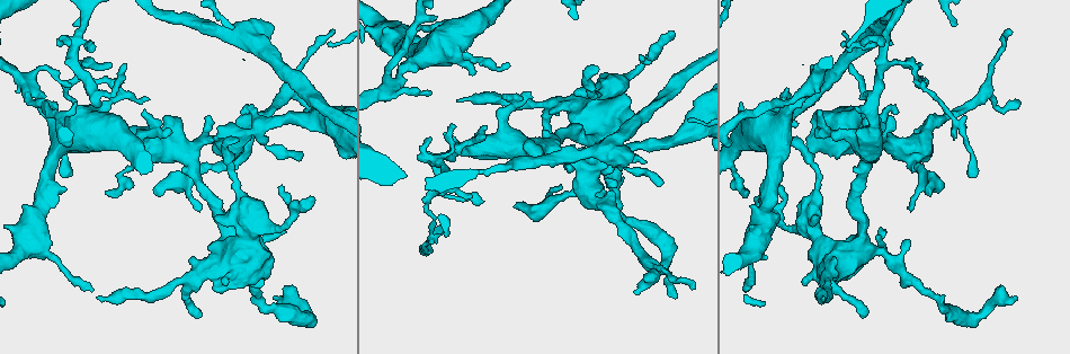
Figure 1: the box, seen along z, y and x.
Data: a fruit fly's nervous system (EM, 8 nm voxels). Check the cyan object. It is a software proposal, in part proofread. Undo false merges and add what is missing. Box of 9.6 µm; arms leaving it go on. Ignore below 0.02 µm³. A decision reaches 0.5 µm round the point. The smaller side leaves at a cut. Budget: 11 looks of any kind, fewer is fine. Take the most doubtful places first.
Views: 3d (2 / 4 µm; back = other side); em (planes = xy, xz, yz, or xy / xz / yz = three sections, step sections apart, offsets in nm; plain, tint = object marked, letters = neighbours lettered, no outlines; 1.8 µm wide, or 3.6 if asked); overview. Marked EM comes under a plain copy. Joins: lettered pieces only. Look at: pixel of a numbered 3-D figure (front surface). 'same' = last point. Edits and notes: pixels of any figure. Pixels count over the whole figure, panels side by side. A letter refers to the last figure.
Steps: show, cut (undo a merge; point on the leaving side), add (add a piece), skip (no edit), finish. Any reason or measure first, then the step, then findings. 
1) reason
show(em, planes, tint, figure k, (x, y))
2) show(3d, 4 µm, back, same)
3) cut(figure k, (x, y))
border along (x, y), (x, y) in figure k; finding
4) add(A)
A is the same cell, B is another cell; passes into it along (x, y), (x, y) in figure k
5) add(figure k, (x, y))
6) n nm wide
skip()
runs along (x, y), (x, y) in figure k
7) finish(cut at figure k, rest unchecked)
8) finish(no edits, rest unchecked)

two arms in line, one across
show(em, planes, letters, figure 1, (402, 63))

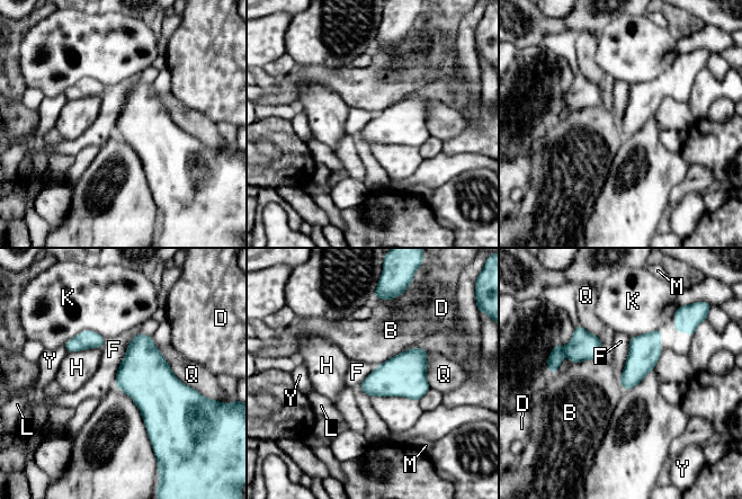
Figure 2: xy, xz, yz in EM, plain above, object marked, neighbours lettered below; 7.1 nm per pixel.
skip()
B, D, F, H, K, L, M, Q and Y are other cells; border along (140, 332), (126, 349), (114, 385) in figure 2; all the same neuron

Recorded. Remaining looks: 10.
thick turns thin
show(em, planes, letters, figure 1, (913, 142))

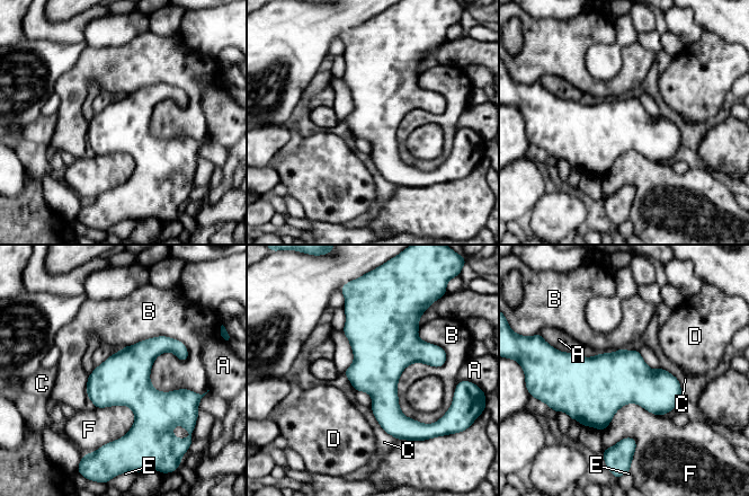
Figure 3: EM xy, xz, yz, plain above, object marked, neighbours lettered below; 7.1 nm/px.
skip()
A, B, C, D, E and F are other cells; border along (123, 346), (196, 393) in figure 3; all the same neuron

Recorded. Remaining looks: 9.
free end
show(em, xz, step 8, letters, figure 1, (634, 291))

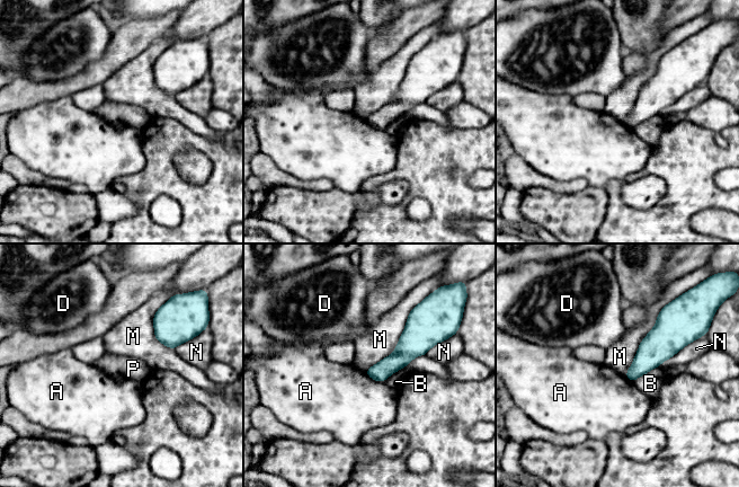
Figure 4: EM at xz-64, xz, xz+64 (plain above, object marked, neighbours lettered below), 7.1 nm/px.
skip()
A, B, D, M, N and P are other cells; border along (415, 306), (395, 348), (365, 371) in figure 4; none of them fits

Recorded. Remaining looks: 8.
sudden change in width
show(em, 3.6 µm, planes, letters, figure 1, (231, 274))

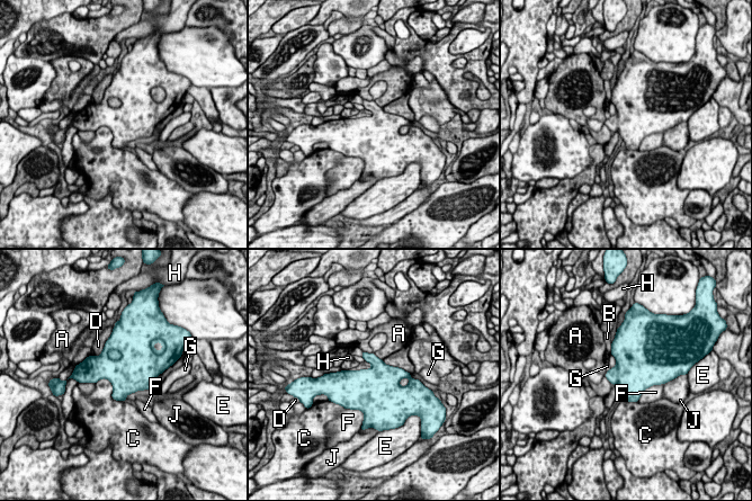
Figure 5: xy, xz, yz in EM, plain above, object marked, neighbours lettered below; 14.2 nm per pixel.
600 nm wide
skip()
A, B, C, D, E, F, G, H and J are other cells; border along (94, 383), (106, 378), (126, 401) in figure 5; continuous, no second neuron

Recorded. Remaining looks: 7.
finish(no edits, rest unchecked)

